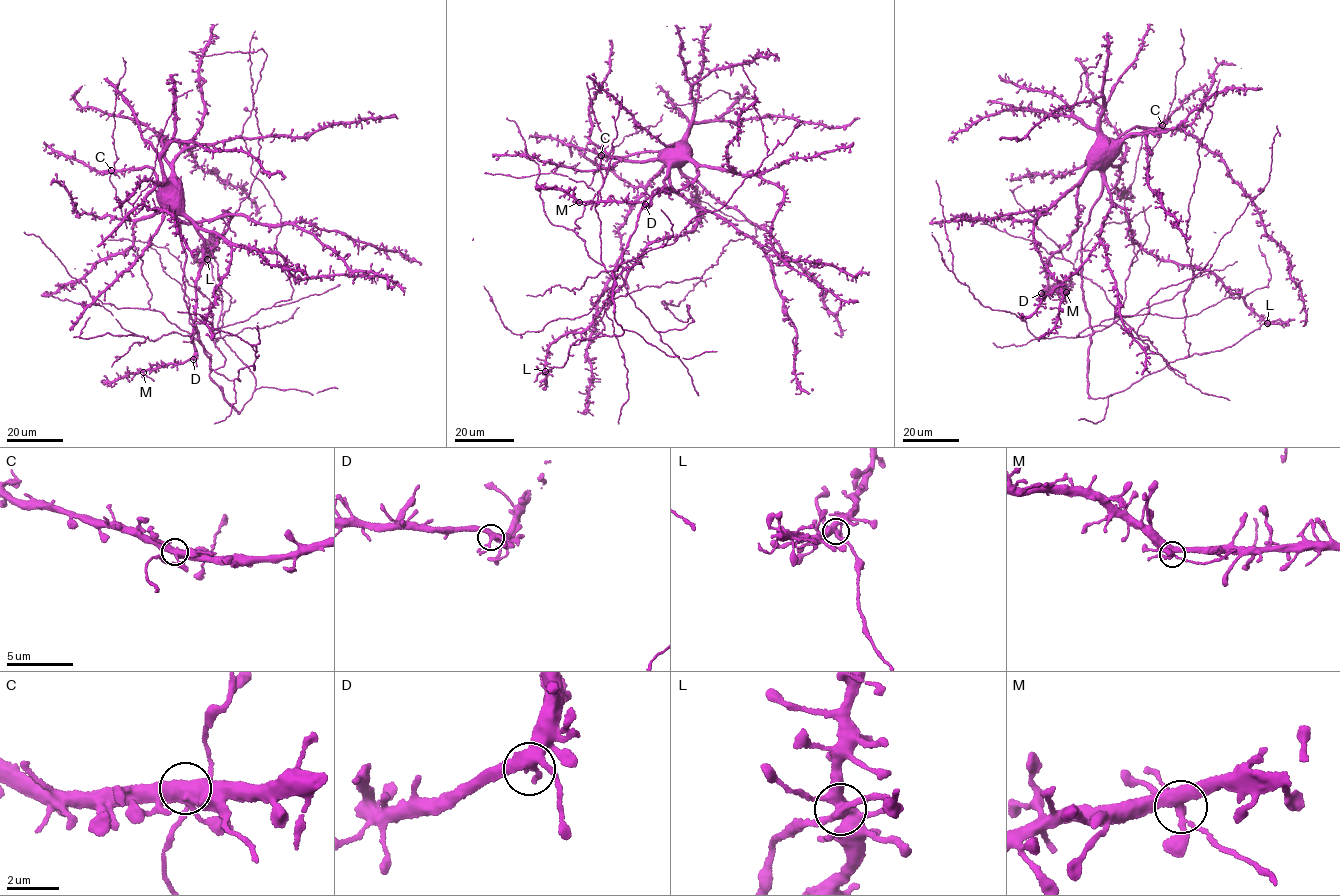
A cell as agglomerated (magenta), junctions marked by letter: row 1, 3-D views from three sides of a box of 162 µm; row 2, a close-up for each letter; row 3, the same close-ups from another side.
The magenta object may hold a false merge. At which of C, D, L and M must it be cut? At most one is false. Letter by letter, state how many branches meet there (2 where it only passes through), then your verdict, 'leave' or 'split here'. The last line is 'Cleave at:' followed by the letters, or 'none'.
C: 5 | leave
D: 5 | leave
L: 5 | leave
M: 5 | split here
Cleave at: M

